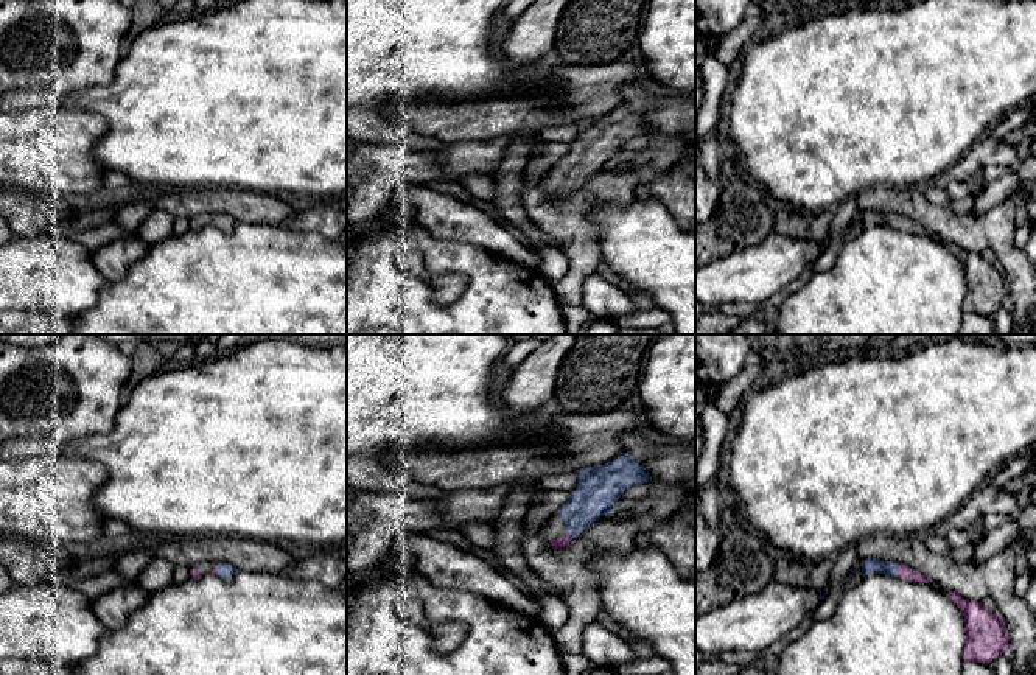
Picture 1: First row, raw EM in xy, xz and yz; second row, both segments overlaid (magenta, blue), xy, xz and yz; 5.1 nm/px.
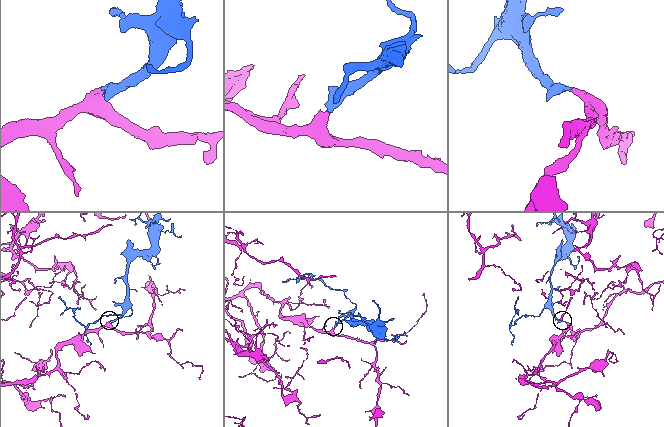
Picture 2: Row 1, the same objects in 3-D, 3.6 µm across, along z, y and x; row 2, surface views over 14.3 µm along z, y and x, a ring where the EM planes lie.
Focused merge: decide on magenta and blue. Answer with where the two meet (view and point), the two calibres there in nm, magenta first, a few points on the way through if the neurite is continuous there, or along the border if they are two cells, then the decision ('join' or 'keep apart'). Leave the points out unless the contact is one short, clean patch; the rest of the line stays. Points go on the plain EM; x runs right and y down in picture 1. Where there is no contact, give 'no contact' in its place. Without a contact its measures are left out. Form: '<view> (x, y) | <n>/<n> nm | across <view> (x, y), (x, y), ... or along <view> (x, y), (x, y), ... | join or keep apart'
yz (896, 221) | 70/80 nm | across yz (902, 223), (896, 221), (871, 216) | join

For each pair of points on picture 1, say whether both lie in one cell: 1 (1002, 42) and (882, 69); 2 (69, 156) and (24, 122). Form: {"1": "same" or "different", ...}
{"1": "same", "2": "same"}

